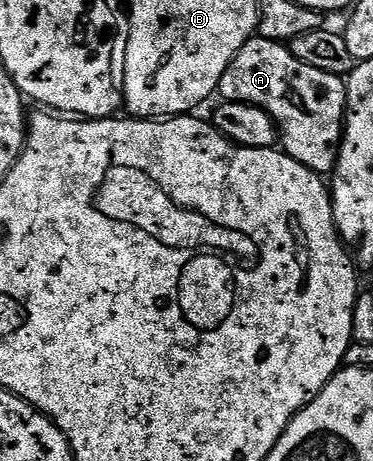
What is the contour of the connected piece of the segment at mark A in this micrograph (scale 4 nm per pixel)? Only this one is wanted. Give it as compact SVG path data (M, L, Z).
M255 35L223 71L217 93L225 101L241 101L267 111L277 124L279 145L288 157L312 173L332 174L345 129L346 82L342 78L307 67L282 42Z

